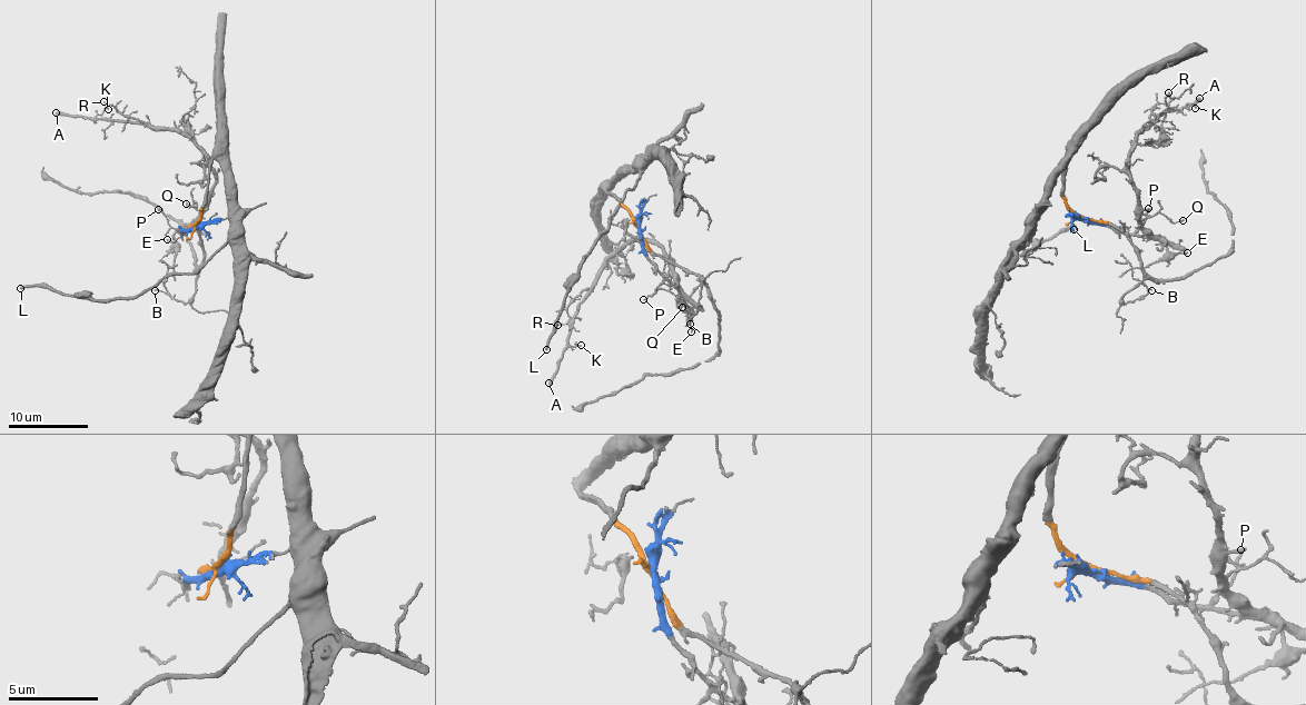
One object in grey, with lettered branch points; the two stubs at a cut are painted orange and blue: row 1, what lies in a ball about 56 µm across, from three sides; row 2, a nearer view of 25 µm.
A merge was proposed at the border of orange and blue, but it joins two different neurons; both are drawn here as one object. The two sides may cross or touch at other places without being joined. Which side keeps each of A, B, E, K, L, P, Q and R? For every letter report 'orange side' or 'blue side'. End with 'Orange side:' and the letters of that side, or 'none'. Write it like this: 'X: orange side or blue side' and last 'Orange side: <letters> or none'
A: blue side
B: orange side
E: blue side
K: blue side
L: orange side
P: blue side
Q: blue side
R: blue side
Orange side: B, L

